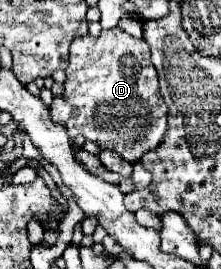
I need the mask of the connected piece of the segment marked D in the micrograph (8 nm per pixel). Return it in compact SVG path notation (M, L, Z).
M120 27L108 31L104 29L96 39L92 35L86 35L72 41L64 93L60 97L54 97L48 109L52 121L56 125L62 125L68 131L68 137L74 139L78 135L84 135L86 139L98 143L102 151L116 151L126 161L138 161L146 151L154 149L162 141L168 121L168 107L160 97L156 67L150 61L148 43L124 33Z

